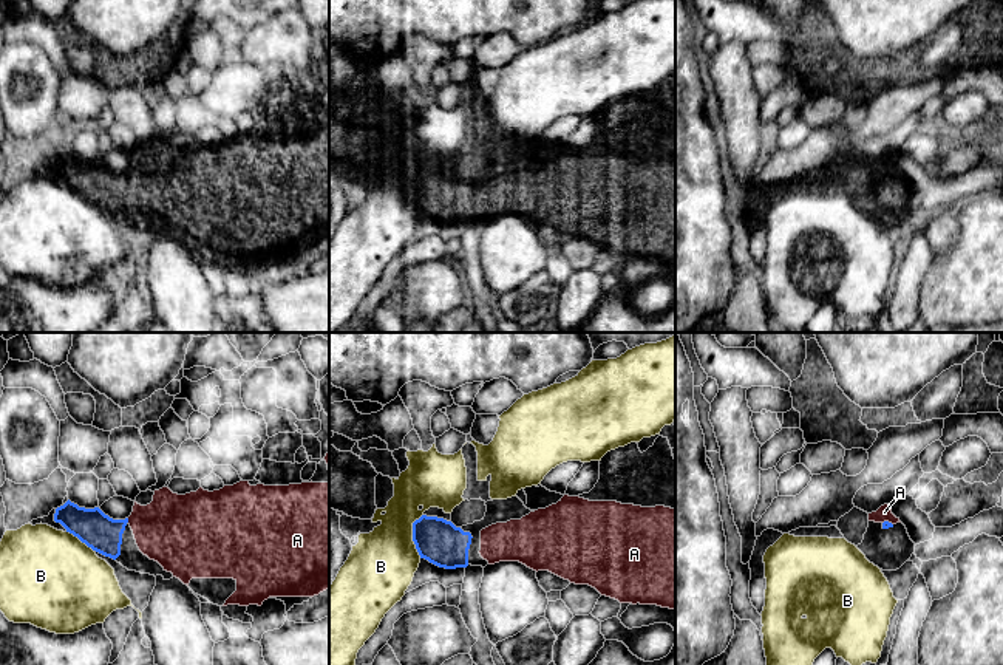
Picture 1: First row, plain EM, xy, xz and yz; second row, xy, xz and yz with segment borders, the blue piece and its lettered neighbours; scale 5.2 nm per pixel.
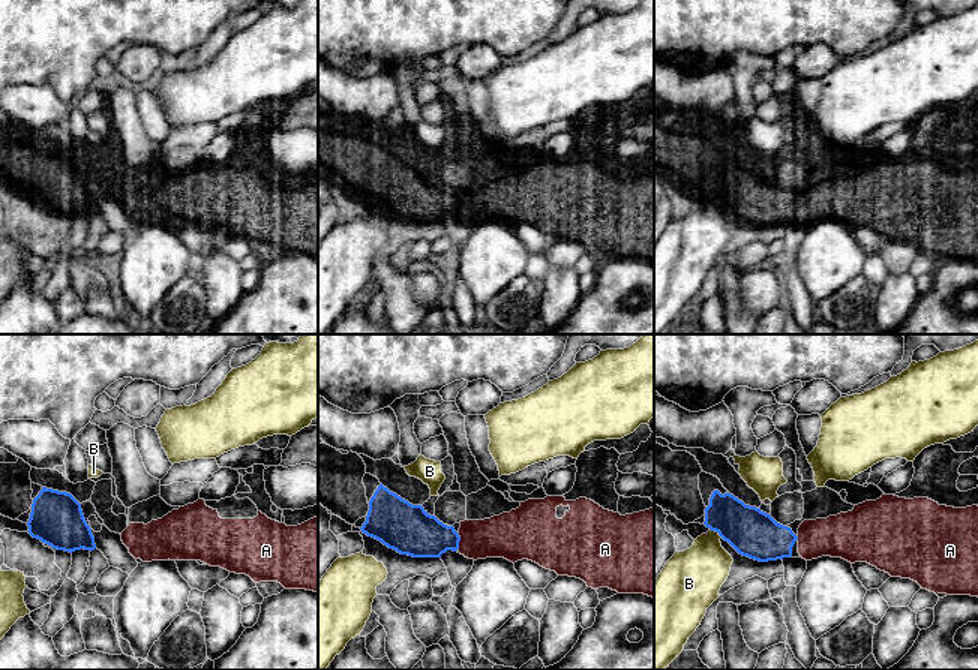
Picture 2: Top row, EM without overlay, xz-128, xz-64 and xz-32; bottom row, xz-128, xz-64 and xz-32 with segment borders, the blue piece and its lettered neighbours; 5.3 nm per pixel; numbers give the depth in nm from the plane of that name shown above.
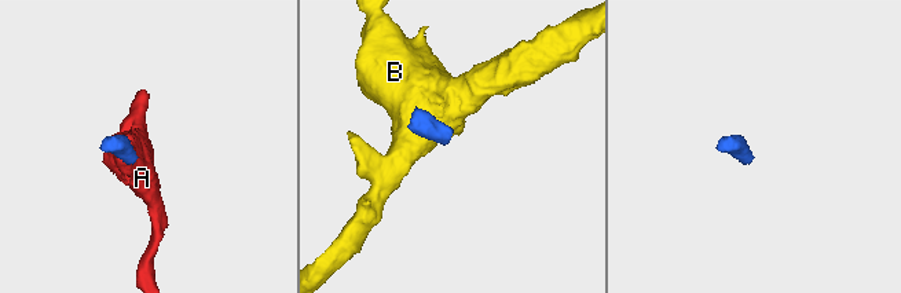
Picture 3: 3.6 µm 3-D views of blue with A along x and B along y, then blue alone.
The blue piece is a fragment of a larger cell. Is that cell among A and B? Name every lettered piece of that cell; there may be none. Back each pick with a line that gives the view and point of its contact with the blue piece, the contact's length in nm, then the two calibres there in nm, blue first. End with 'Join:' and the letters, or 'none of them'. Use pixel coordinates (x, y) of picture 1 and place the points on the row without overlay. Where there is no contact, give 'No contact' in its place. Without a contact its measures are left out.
A: Touches blue at xy (127, 173). Shared border 30 nm. Thickness 190 nm (blue) against 380 nm
Join: A

